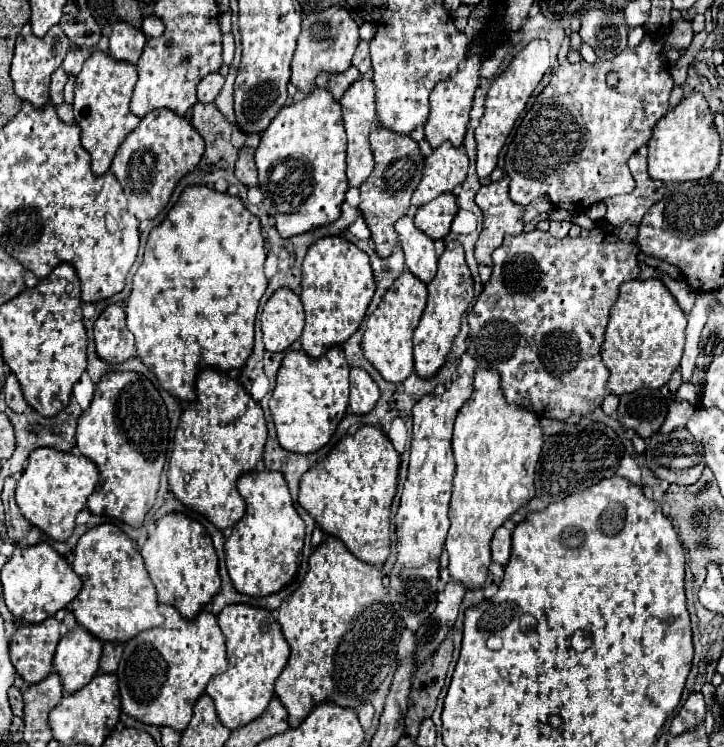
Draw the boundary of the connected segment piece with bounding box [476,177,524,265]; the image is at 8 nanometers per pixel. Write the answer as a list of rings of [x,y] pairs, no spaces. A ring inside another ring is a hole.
[[[508,177],[482,185],[476,193],[476,205],[484,213],[484,229],[476,243],[476,259],[480,265],[492,265],[492,251],[502,243],[504,235],[520,235],[524,207],[512,203],[508,195]]]

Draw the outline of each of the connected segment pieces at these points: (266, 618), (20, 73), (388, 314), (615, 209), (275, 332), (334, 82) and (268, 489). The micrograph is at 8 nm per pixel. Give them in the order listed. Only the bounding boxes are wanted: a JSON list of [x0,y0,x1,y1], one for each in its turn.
[[206,605,290,731],[10,25,70,109],[362,271,426,383],[606,155,664,225],[260,289,304,351],[316,67,360,101],[226,471,304,597]]

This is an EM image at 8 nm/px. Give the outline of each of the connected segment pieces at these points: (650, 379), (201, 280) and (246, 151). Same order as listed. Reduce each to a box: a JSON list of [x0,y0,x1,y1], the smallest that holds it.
[[602,279,686,395],[126,187,268,401],[236,135,260,187]]

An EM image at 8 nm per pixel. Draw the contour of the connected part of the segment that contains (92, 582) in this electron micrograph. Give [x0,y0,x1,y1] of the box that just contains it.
[72,523,164,641]

